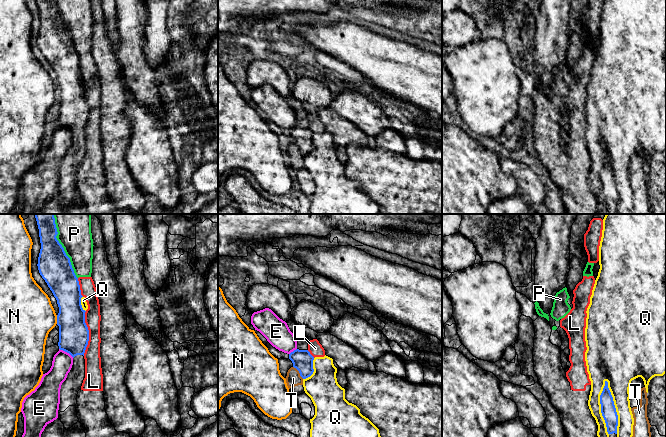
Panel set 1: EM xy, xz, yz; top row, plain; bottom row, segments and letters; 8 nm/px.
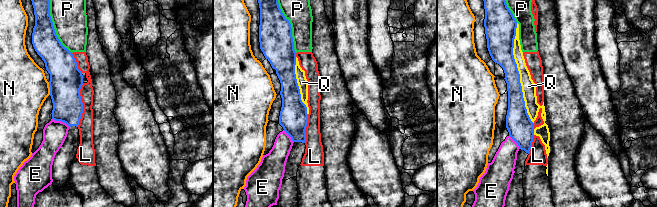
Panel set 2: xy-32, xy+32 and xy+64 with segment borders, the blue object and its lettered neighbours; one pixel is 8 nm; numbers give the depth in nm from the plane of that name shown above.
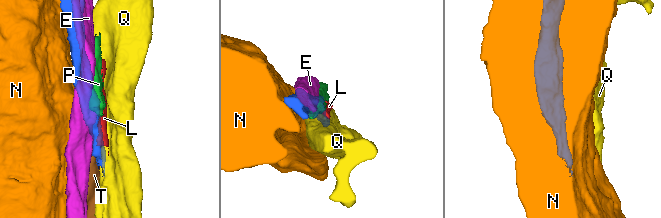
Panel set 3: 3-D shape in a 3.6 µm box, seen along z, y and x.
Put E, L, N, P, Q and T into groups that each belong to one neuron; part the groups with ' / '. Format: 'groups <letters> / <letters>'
groups E / L P / N / Q / T

